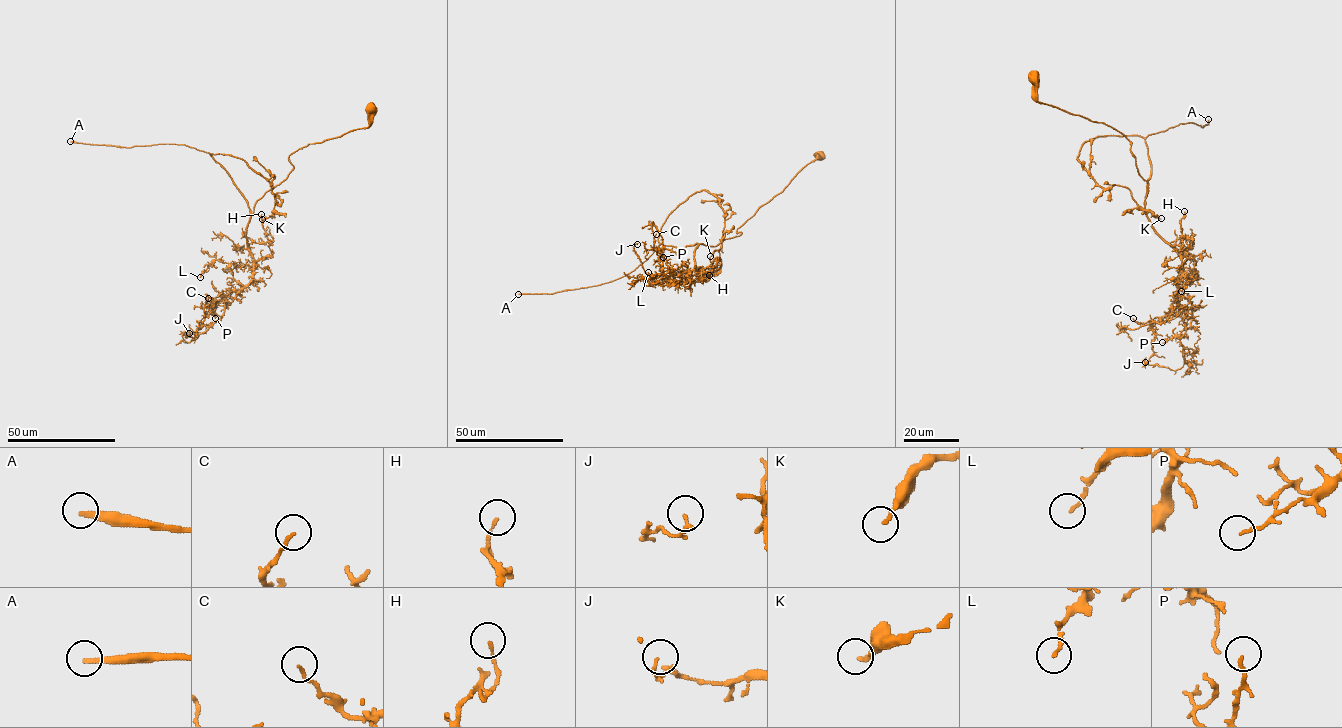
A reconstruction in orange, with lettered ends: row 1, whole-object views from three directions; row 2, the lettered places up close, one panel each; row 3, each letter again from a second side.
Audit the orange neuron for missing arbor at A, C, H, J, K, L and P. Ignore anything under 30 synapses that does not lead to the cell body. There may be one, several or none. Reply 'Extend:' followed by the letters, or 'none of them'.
Extend: A

